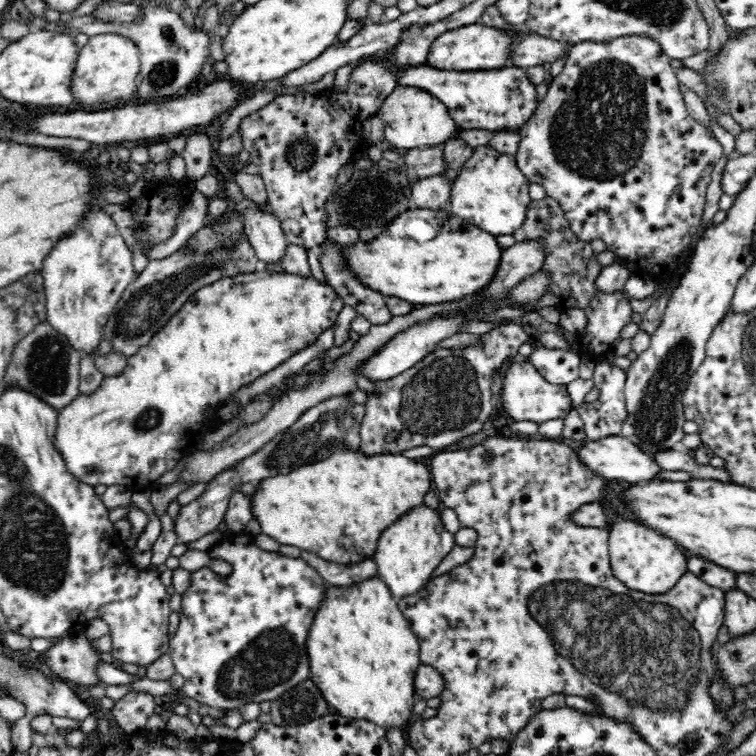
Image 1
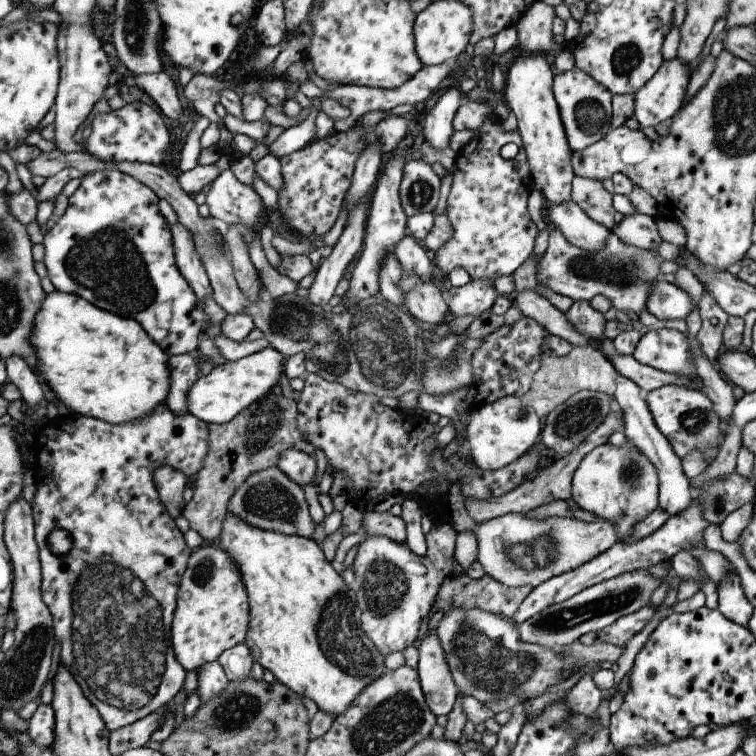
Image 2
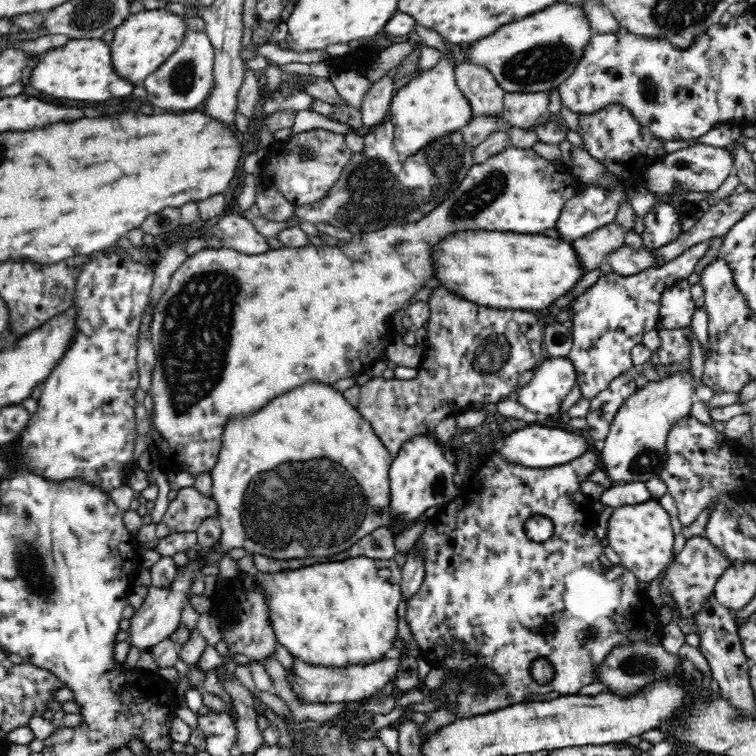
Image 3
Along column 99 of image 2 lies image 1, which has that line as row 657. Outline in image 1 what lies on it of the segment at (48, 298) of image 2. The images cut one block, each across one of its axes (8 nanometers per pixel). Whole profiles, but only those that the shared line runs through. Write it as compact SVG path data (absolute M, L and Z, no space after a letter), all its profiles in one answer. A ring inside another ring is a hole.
M377 576L370 578L366 582L360 582L356 586L348 586L348 588L336 588L333 585L328 586L328 588L326 601L312 624L306 644L310 660L311 680L314 681L318 690L322 693L327 705L335 708L338 715L353 718L354 720L367 720L382 727L387 732L390 729L390 731L402 731L404 734L404 730L410 728L411 722L417 717L414 714L414 704L416 704L416 699L418 698L416 689L414 689L414 679L418 668L421 666L421 659L418 640L413 634L410 624L405 620L405 616L398 609L398 600L394 598L390 593L390 589Z

